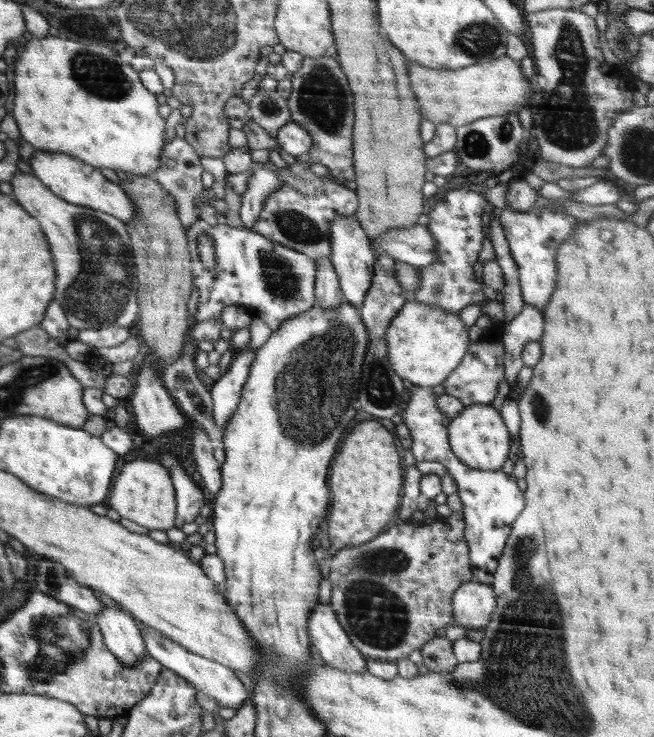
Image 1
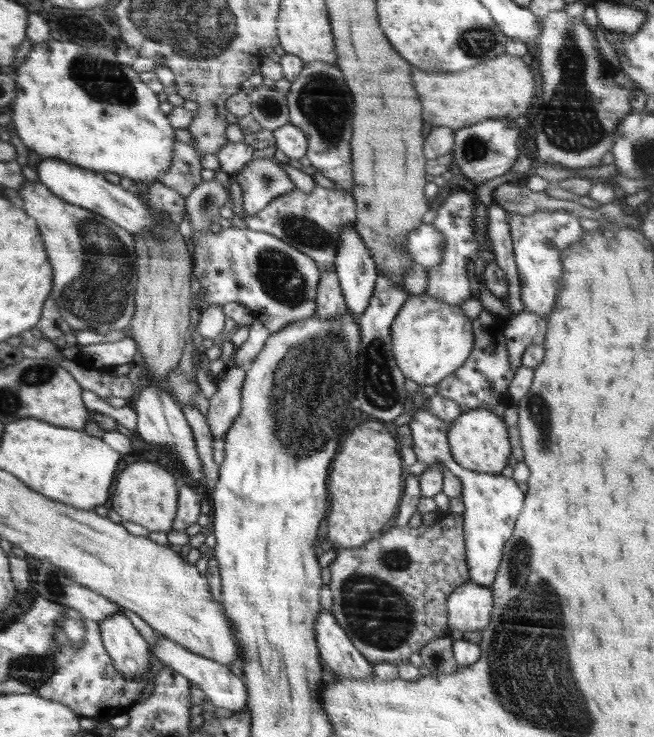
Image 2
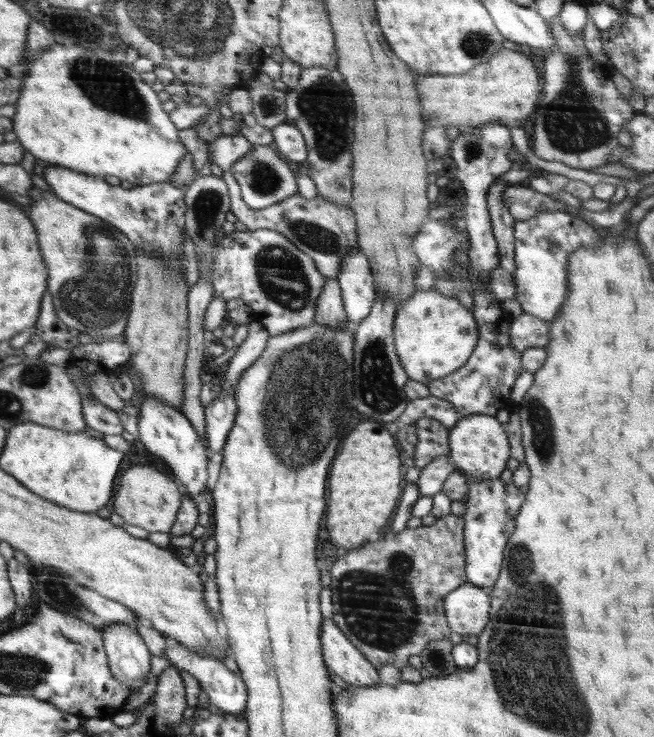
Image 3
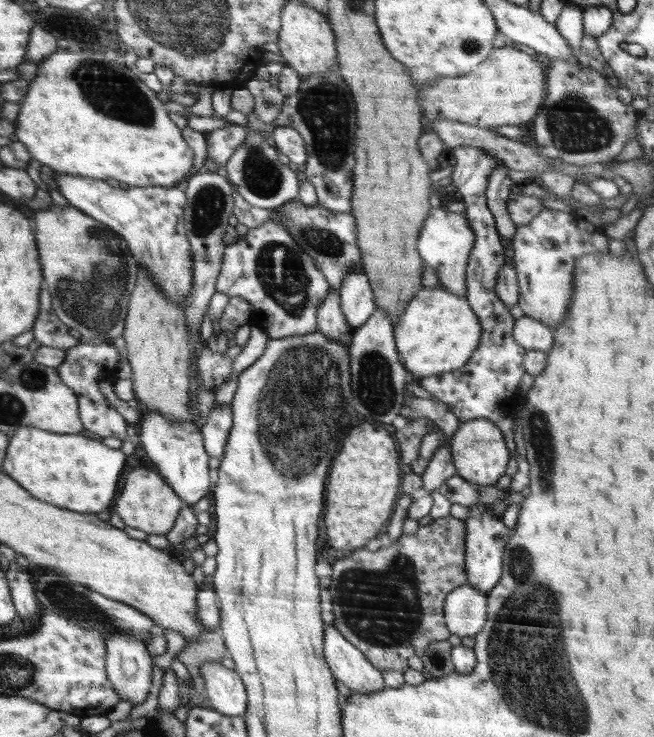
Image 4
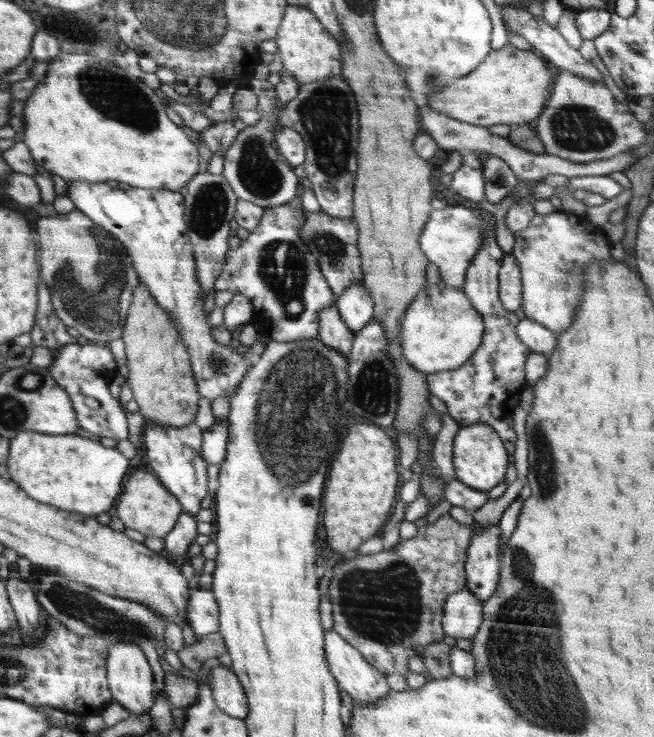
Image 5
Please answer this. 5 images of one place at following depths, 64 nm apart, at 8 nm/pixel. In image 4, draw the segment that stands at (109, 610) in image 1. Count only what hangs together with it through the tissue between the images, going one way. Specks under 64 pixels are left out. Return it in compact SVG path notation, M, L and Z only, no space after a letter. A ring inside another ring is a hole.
M117 632L106 636L106 647L107 678L114 684L120 701L127 700L133 706L140 706L149 697L148 691L153 677L153 657L148 653L145 643L136 640L130 634Z

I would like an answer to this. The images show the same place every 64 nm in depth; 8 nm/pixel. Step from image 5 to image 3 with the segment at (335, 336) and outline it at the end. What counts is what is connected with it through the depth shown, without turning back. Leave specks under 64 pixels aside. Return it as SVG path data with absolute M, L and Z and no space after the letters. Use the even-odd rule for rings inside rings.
M327 278L321 296L315 322L331 328L347 328L349 320L343 307L342 287L337 280Z

